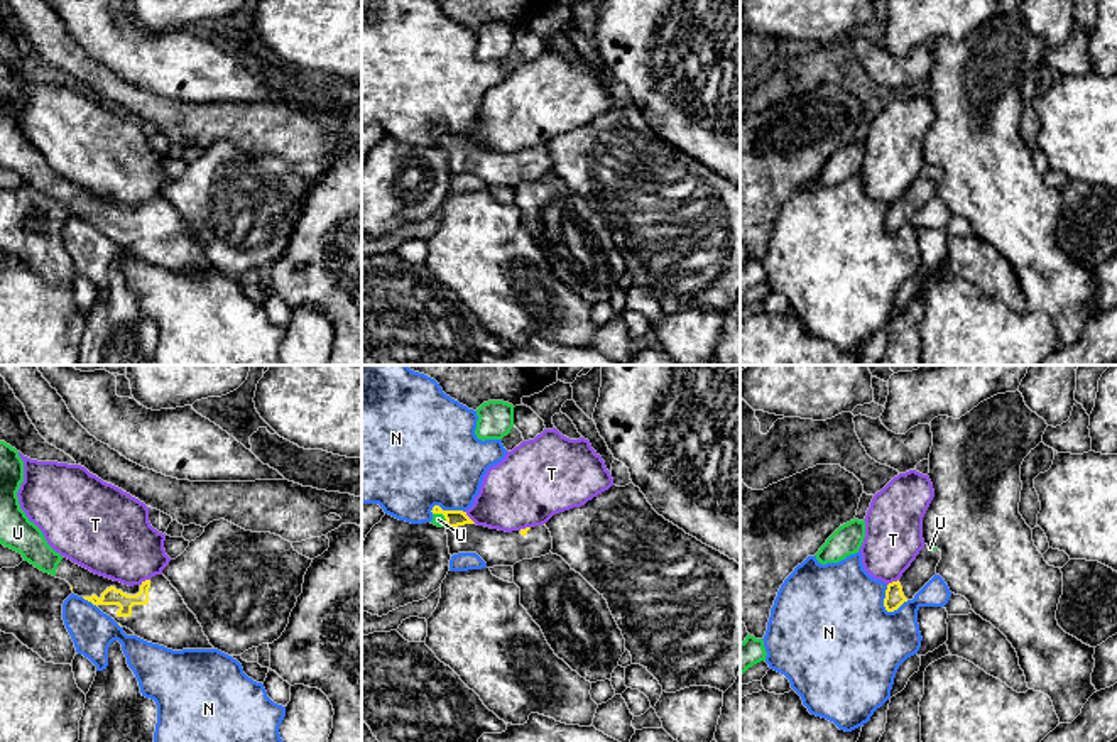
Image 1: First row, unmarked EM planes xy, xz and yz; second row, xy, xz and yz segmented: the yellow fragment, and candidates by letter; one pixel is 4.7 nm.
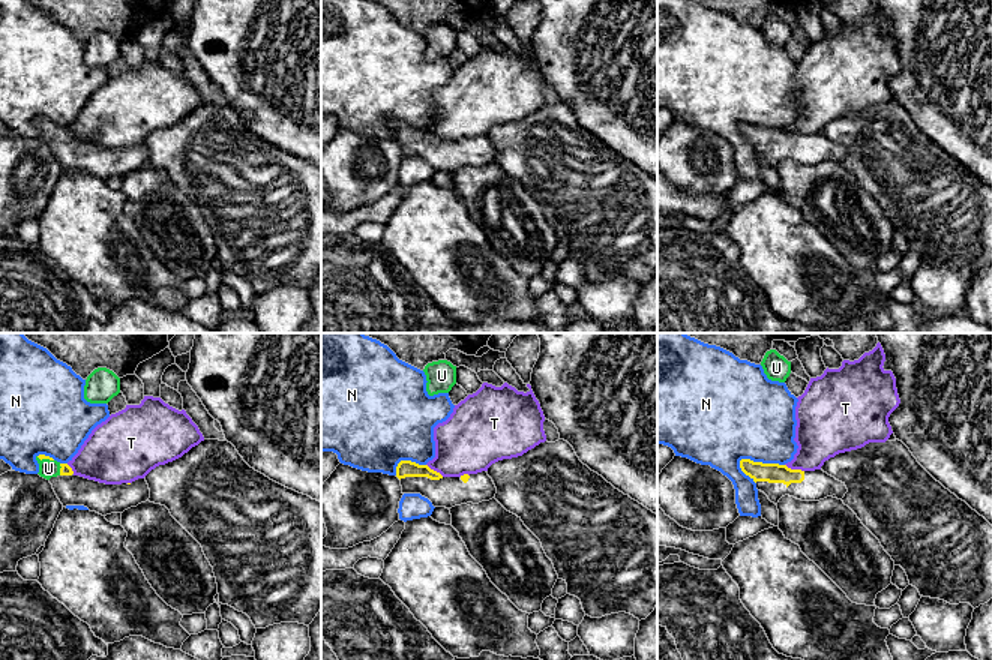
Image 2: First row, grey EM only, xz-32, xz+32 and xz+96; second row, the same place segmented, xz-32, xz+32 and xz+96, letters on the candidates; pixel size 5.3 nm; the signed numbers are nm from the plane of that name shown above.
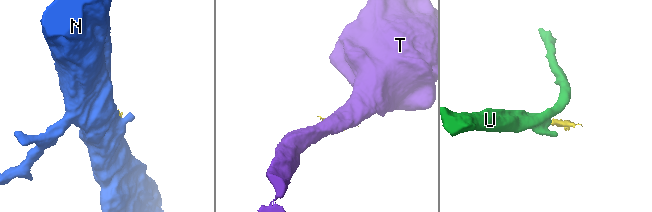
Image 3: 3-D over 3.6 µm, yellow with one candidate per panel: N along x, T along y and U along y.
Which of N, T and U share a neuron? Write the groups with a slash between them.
N / T / U

